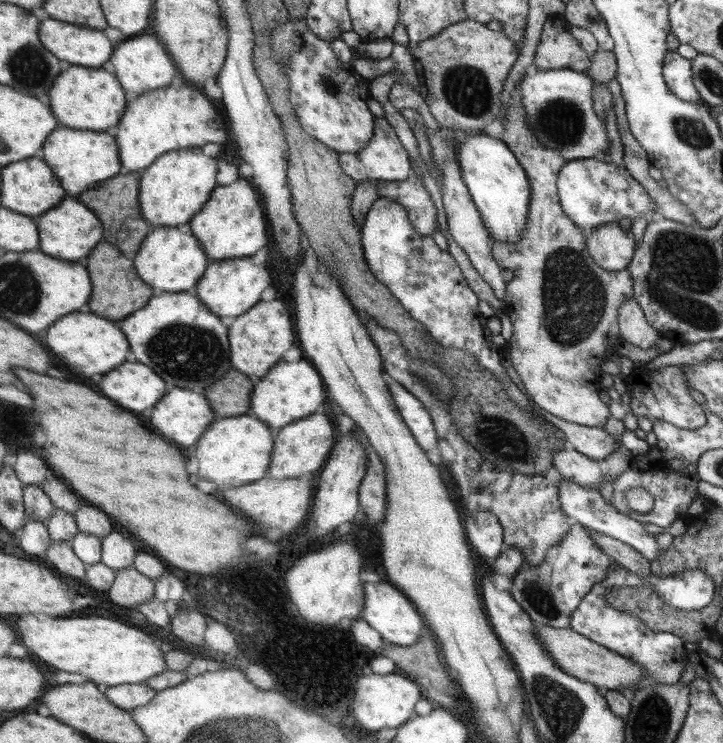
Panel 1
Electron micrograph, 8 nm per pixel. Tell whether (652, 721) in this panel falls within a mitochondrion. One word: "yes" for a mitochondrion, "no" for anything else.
yes

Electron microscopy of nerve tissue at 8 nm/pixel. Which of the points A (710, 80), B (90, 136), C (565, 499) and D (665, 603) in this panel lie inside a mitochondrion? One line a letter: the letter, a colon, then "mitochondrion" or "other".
A: mitochondrion
B: other
C: other
D: other

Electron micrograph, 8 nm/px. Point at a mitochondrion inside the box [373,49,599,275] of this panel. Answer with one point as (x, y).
(466, 88)

